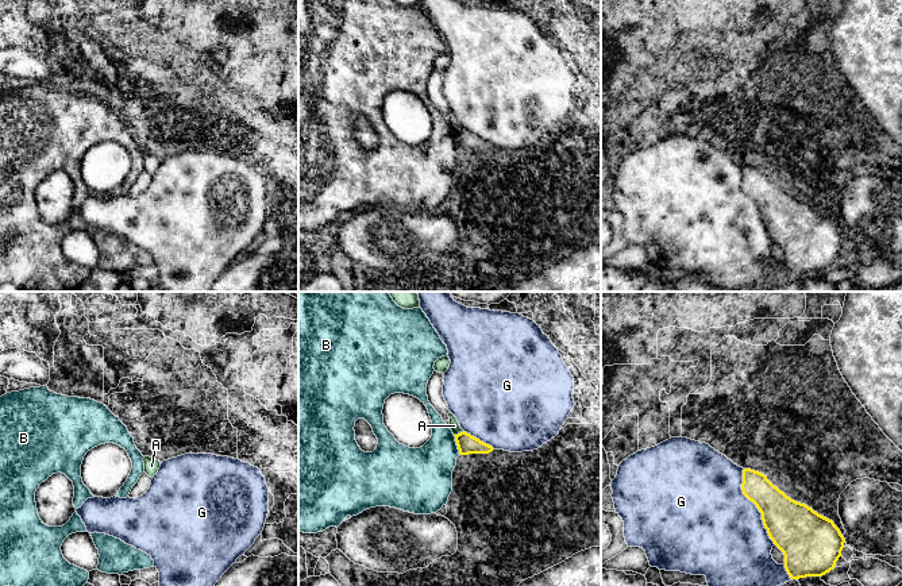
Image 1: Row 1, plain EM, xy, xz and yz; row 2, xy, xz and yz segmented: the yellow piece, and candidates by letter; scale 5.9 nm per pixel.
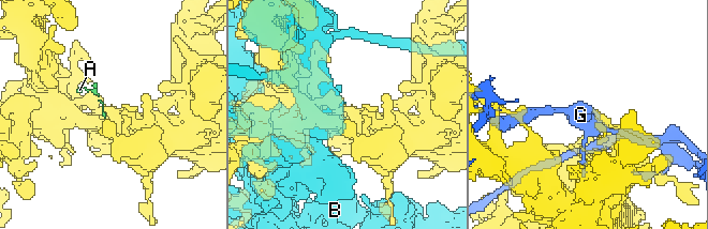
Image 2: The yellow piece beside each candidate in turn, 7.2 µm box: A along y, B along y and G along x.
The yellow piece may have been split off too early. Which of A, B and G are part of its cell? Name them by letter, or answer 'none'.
none

